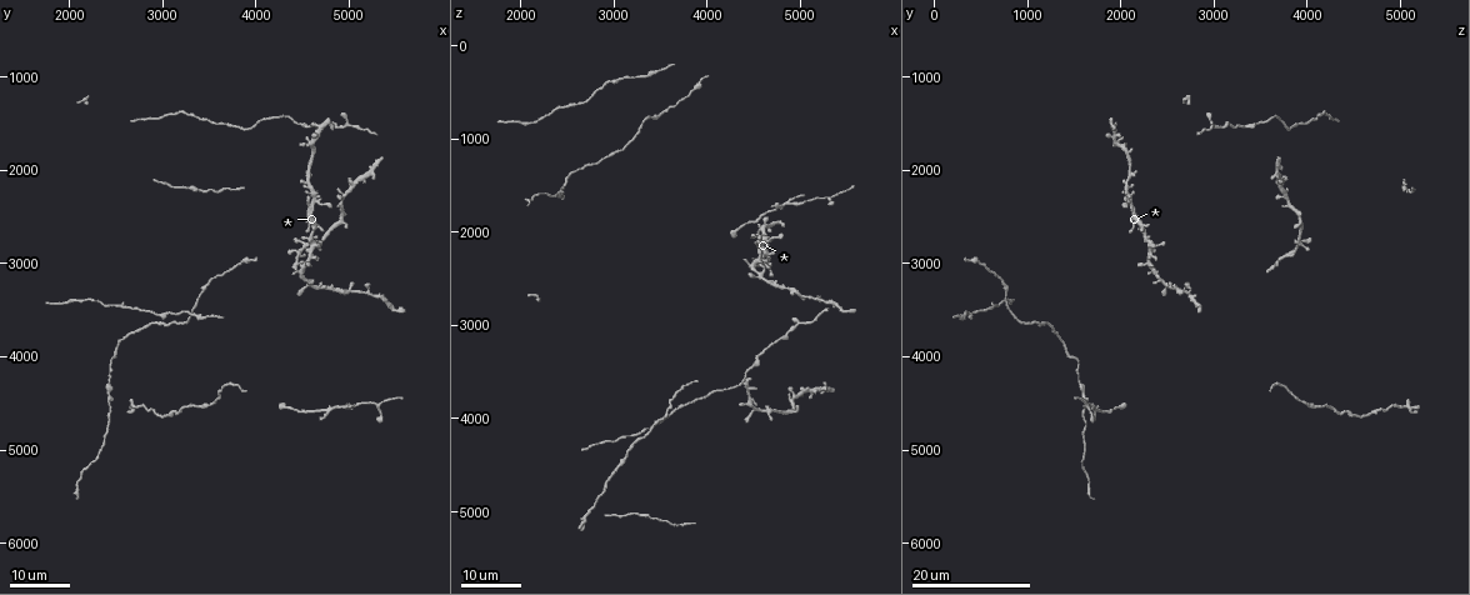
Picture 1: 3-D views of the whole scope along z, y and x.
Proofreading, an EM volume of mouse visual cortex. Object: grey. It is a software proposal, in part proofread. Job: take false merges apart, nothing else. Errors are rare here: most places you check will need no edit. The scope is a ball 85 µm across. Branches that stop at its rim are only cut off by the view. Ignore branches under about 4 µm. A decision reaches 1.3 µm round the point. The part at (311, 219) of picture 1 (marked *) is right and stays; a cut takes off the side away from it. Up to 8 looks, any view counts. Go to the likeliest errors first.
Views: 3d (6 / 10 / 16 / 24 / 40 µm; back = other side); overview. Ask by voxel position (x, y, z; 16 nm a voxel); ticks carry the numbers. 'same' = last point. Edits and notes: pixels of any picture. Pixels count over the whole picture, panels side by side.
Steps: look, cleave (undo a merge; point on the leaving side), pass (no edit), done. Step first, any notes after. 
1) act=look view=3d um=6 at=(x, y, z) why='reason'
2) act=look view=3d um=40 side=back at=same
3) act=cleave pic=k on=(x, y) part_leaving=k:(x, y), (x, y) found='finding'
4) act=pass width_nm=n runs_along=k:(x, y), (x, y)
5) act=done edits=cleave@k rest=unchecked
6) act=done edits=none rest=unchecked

act=look view=3d um=16 at=(4550, 3200, 2500) why='three-way junction'

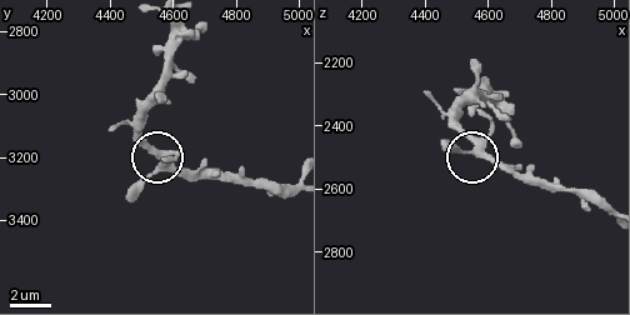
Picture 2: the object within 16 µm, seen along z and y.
act=look view=3d um=10 at=(4570, 3240, 2480) why='zoom in'

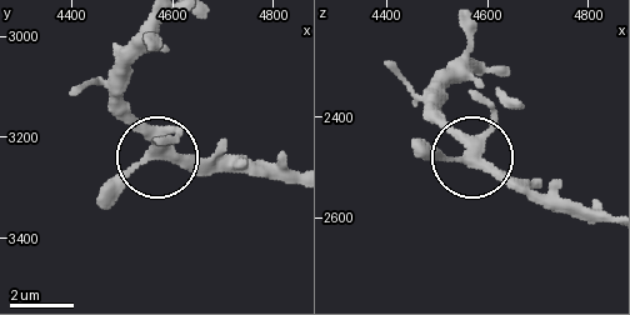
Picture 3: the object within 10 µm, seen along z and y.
act=look view=3d um=10 side=back at=(4560, 3235, 2480)

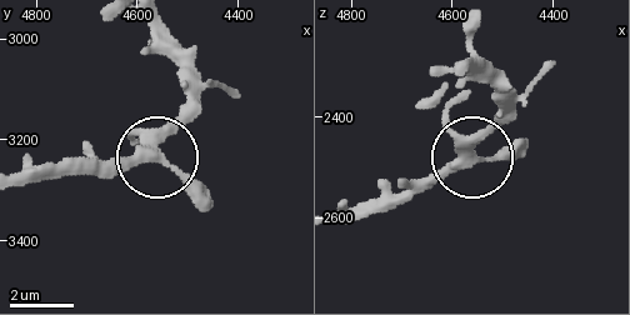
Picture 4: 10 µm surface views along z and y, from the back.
act=pass side_arm_um=82 arms=3 found='continuous, no second neuron'

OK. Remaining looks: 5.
act=look view=3d um=16 at=(4600, 2700, 2250) why='four-way junction'

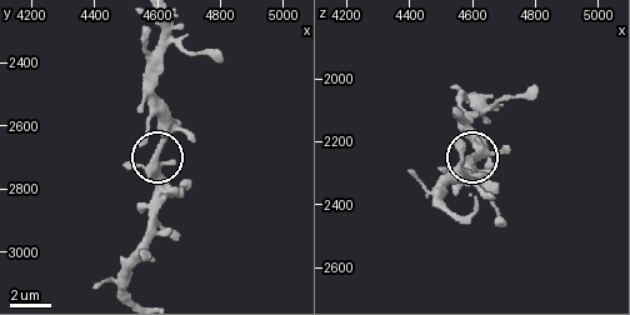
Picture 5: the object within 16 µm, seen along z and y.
act=look view=3d um=10 at=(4580, 2730, 2260)

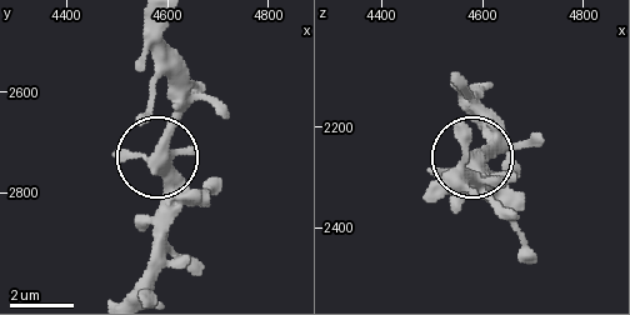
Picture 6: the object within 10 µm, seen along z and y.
act=pass arms=4 found='all the same neuron'

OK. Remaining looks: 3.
act=look view=3d um=24 at=(4900, 3300, 2700)

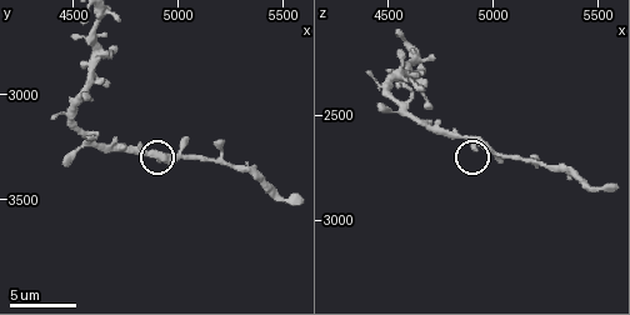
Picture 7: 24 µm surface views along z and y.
act=look view=3d um=10 at=(4910, 3310, 2660)

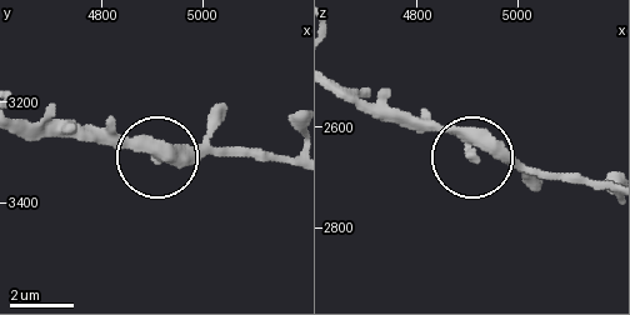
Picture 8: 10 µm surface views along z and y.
act=pass side_arm_um=13 runs_along=8:(339, 85), (428, 118), (470, 153), (500, 146), (570, 171) found='all the same neuron'

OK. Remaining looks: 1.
act=done edits=none rest=unchecked

